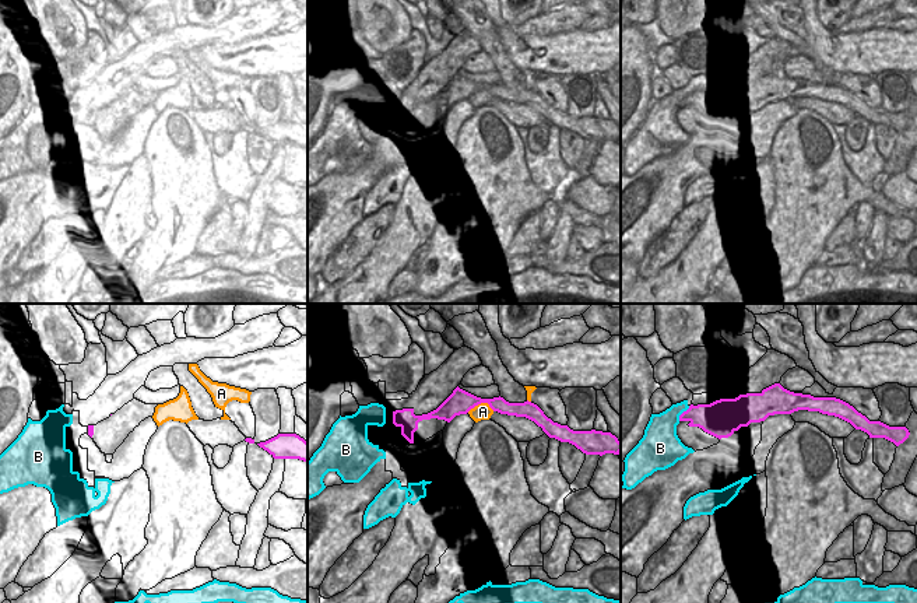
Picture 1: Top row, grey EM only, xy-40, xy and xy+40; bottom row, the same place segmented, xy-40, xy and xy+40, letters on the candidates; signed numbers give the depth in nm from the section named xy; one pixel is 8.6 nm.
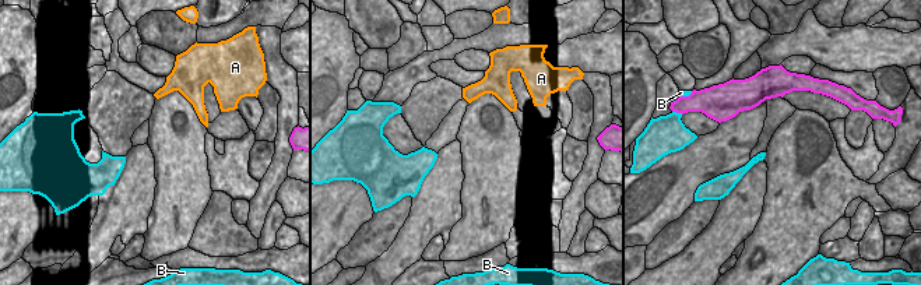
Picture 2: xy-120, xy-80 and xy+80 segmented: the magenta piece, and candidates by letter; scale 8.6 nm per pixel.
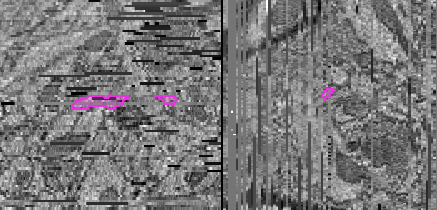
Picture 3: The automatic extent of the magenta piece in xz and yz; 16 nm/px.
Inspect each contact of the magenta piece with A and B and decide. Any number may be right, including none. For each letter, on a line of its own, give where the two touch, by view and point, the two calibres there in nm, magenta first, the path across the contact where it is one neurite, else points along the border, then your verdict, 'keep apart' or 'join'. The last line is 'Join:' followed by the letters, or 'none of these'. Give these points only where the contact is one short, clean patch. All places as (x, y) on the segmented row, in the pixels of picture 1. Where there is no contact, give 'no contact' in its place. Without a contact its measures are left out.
A: xy (480, 403) | 220/140 nm | keep apart
B: xy+40 (682, 413) | 240/260 nm | keep apart
Join: none of these

